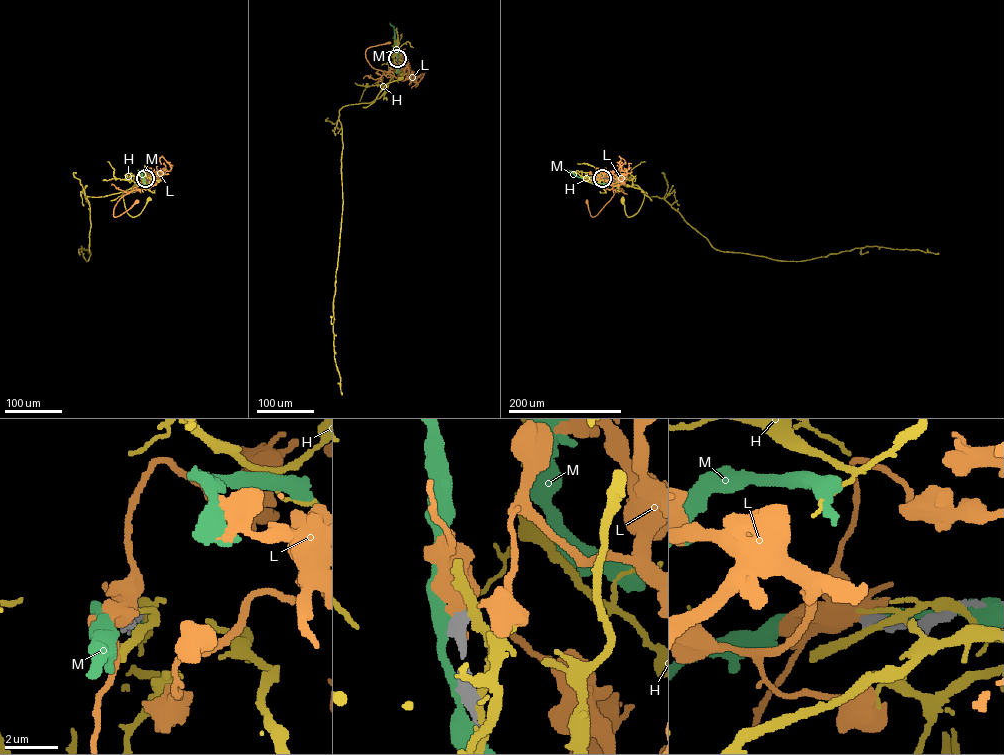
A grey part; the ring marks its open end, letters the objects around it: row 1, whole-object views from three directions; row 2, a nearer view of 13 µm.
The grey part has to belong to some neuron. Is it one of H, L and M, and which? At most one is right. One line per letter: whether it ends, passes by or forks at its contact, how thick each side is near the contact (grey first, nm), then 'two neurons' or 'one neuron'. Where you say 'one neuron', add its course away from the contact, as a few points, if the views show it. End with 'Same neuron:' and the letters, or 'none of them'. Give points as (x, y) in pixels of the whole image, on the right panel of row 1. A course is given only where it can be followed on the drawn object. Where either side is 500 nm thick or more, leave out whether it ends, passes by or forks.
H: calibres 500 and 320 nm; two neurons
L: calibres 550 and 550 nm; two neurons
M: calibres 550 and 440 nm; two neurons
Same neuron: none of them

